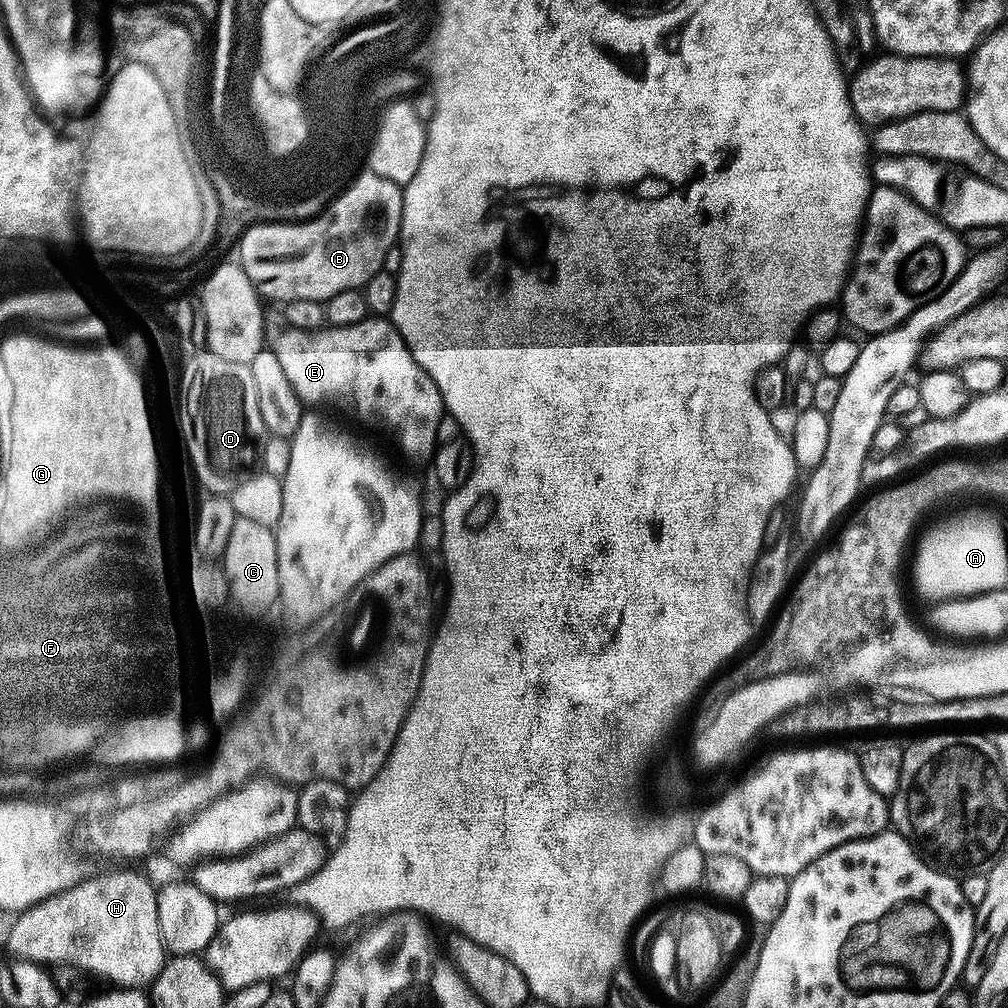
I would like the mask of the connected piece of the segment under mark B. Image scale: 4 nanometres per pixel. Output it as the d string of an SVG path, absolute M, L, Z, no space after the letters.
M374 174L357 178L352 183L349 183L347 187L328 204L326 210L320 212L320 214L313 219L305 219L303 222L259 222L245 229L238 240L238 244L240 244L238 263L240 267L244 269L244 273L250 278L250 282L255 286L256 291L260 293L261 297L268 299L269 296L272 300L284 300L283 302L291 302L294 300L318 300L327 302L331 296L338 294L342 290L350 290L351 288L363 289L369 278L373 276L374 273L383 269L387 251L390 250L392 245L397 243L400 235L400 219L402 218L403 205L404 193L401 185L390 182L381 176L375 176Z

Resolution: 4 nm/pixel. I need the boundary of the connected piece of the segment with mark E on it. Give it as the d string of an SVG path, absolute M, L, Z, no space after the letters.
M369 318L349 328L328 326L319 332L304 332L301 328L293 327L287 331L280 332L278 325L269 323L266 340L278 362L282 362L282 370L286 370L290 386L294 386L305 405L329 404L332 408L341 408L358 423L376 432L385 432L400 447L406 459L417 460L424 465L431 461L438 447L436 435L439 420L446 415L444 399L430 374L418 366L414 354L406 346L402 334L391 319Z

